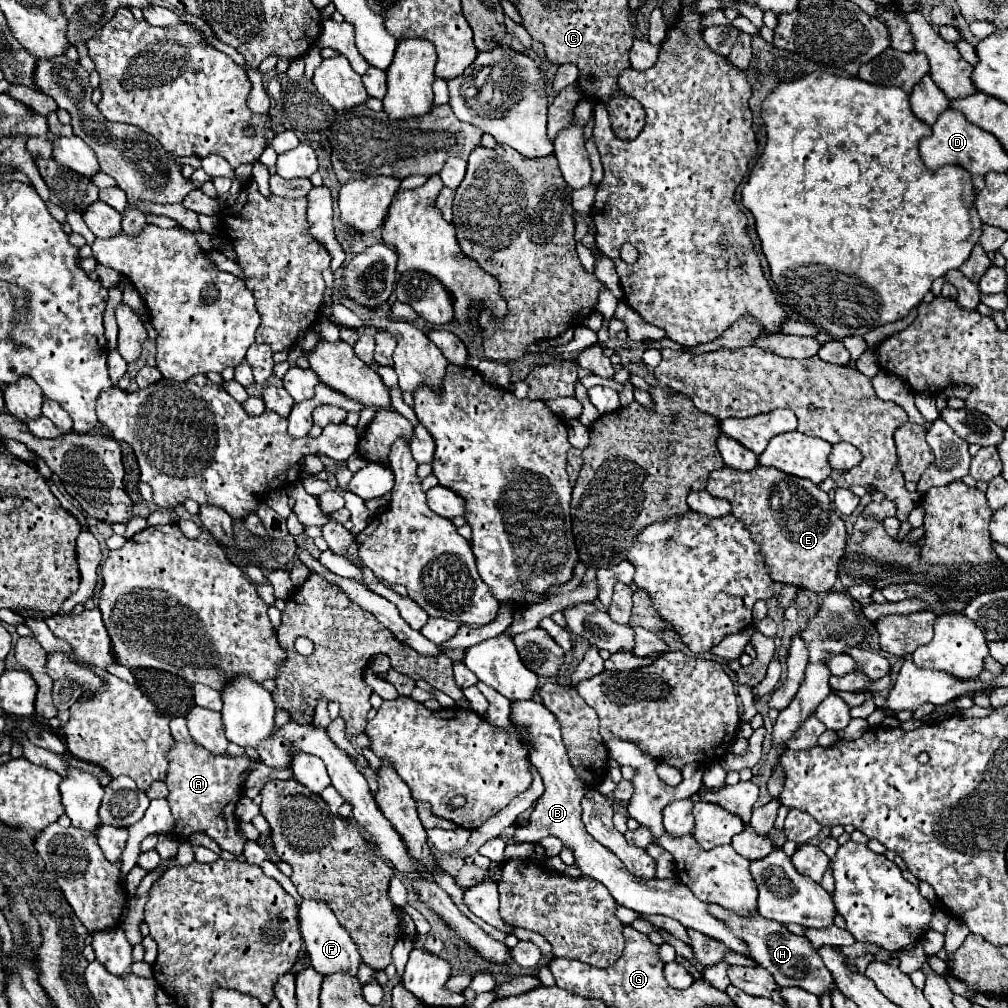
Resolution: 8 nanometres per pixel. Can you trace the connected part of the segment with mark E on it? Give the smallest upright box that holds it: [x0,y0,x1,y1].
[706,466,846,594]

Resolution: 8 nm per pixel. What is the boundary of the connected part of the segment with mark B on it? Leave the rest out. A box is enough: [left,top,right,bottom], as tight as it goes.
[510,700,752,958]

